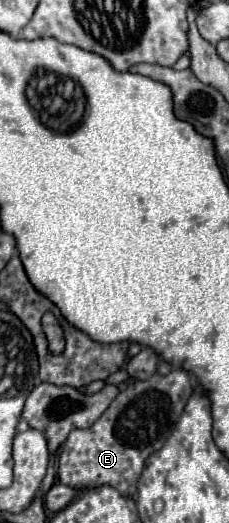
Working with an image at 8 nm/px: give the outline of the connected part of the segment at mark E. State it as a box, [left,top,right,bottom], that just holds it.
[59,369,191,495]

